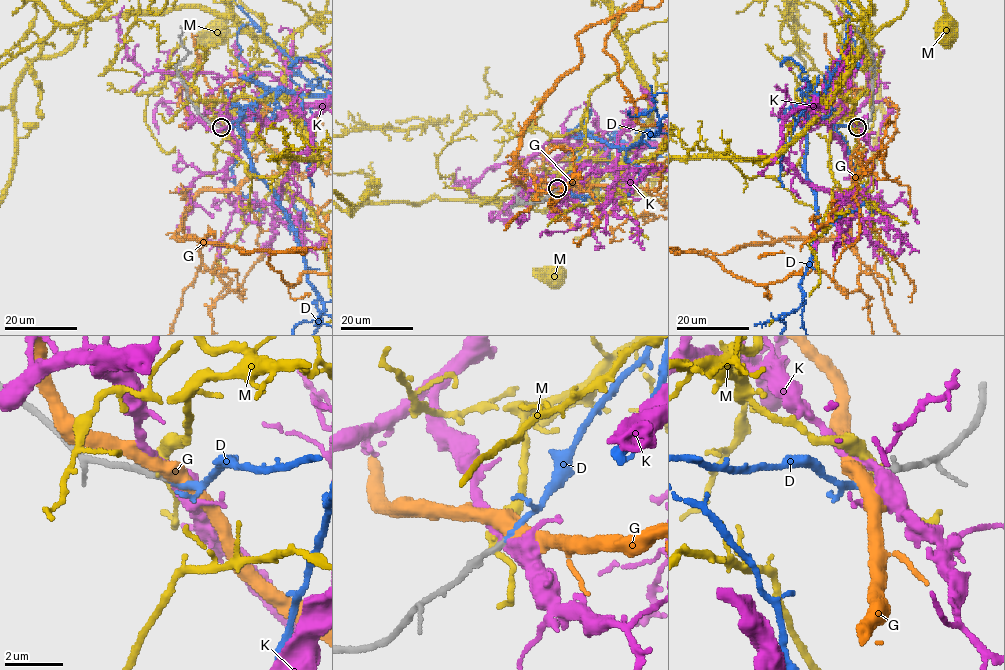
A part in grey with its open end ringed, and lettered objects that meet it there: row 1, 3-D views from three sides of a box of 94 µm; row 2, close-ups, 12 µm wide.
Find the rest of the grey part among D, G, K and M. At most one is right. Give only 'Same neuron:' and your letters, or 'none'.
Same neuron: D

